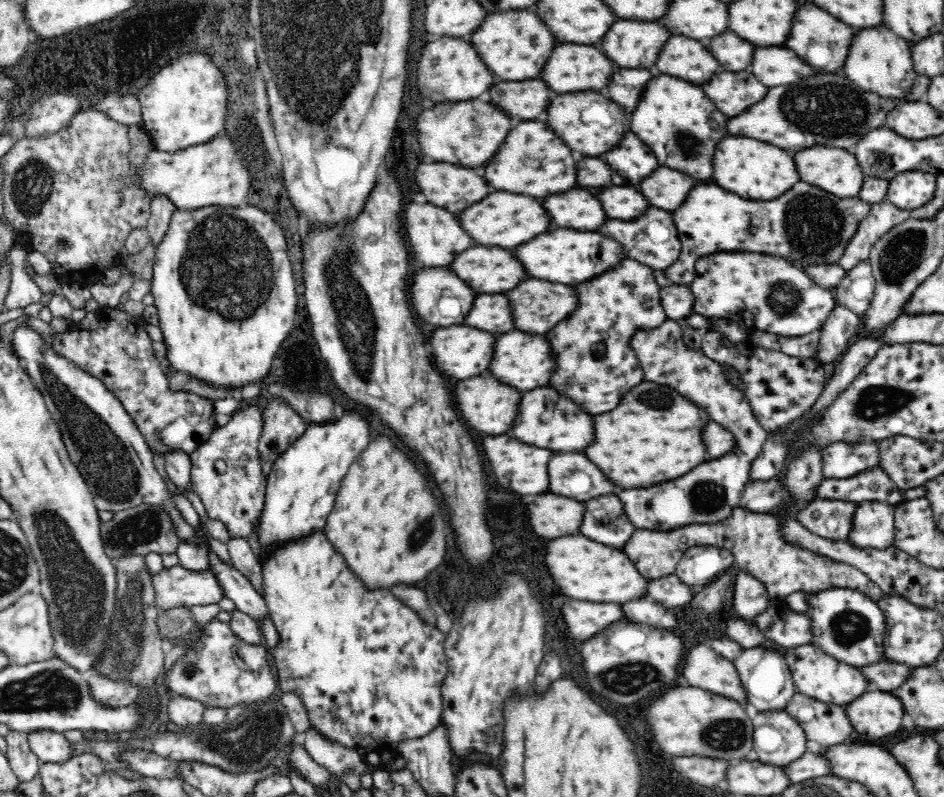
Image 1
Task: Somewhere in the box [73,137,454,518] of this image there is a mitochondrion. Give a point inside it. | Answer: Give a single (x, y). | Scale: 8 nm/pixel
(225, 270)

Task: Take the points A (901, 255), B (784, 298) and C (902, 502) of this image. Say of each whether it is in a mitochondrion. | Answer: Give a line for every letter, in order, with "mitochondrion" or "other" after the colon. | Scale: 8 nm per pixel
A: mitochondrion
B: mitochondrion
C: other

